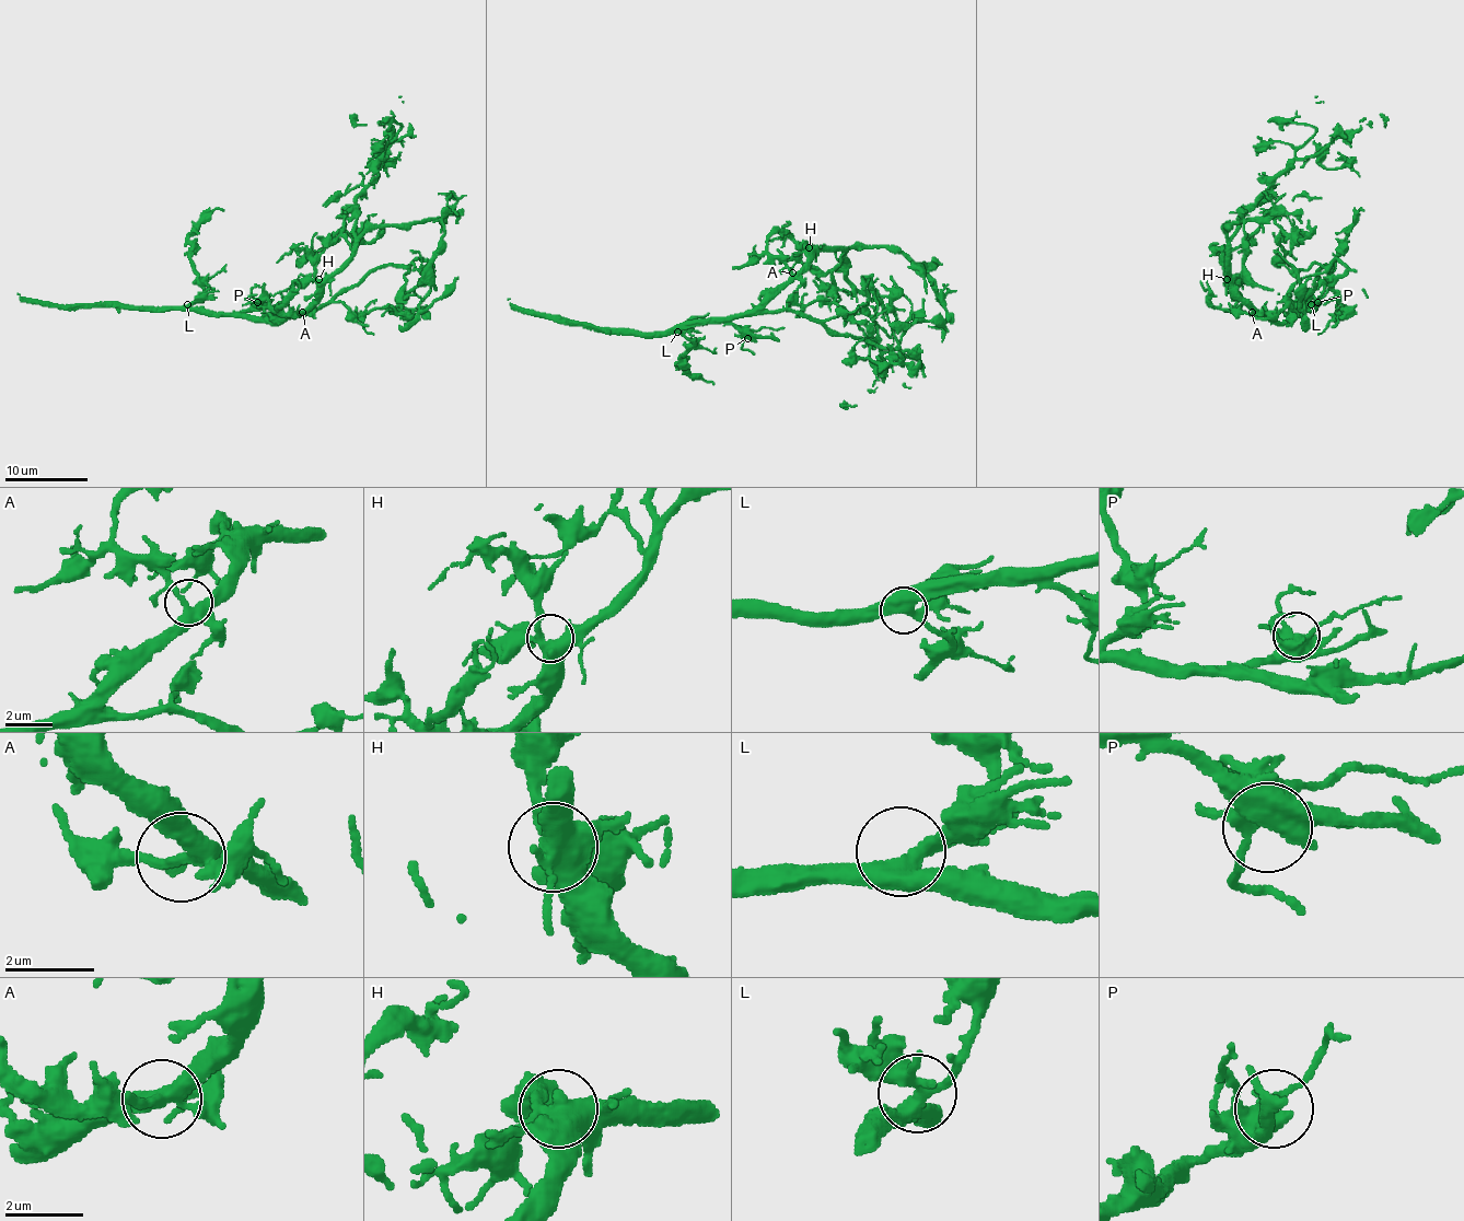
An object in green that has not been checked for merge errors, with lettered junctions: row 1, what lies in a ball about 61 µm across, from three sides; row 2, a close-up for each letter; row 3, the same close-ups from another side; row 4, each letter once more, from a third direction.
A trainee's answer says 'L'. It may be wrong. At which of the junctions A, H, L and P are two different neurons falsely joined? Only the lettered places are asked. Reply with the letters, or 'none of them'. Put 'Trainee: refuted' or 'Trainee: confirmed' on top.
Trainee: refuted
none of them

